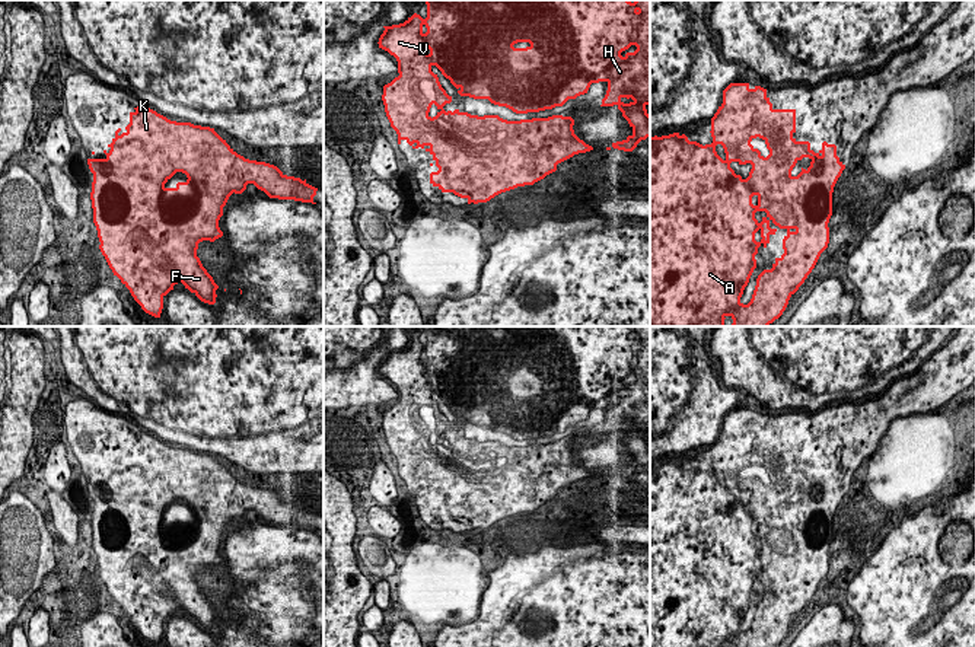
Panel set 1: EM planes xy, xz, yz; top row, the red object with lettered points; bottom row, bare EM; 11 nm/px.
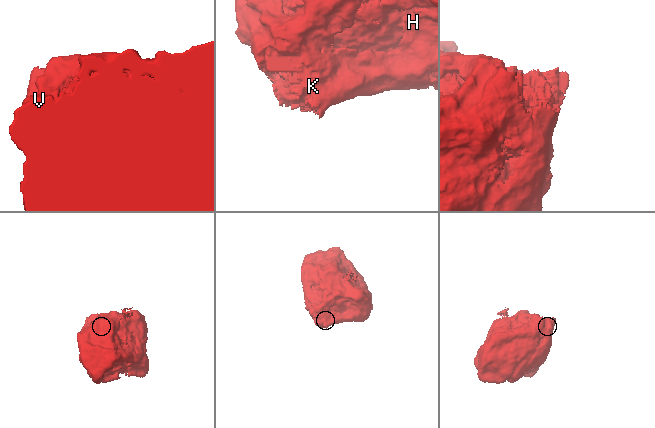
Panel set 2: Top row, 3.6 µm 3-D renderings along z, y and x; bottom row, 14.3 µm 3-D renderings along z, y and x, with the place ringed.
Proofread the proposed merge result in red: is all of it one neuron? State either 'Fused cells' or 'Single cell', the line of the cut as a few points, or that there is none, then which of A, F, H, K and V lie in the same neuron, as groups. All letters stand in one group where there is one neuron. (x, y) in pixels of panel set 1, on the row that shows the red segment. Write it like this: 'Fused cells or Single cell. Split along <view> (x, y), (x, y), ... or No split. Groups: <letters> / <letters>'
Single cell. No split. Groups: A F H K V

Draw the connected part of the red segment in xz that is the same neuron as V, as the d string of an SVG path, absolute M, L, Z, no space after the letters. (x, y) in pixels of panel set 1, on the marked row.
M424 0L427 4L427 17L423 19L420 15L414 13L404 23L383 26L385 31L379 38L379 48L388 51L398 61L398 73L391 83L383 86L382 101L385 105L386 117L391 127L398 134L398 144L405 140L412 149L424 149L433 156L434 165L439 168L437 172L430 173L430 184L437 187L442 192L453 192L461 198L466 198L468 204L487 203L496 195L514 189L517 187L533 185L535 182L544 179L547 175L557 170L557 165L573 157L579 153L586 153L593 150L592 146L580 140L573 130L574 119L571 117L552 115L548 118L532 118L520 121L507 121L498 115L471 115L468 112L461 112L459 109L445 111L443 106L452 102L452 96L446 93L442 87L437 74L431 71L436 66L442 74L450 80L450 83L458 89L461 96L469 96L474 99L488 99L491 103L498 106L506 106L516 114L539 112L545 109L552 109L555 106L563 106L568 99L576 99L580 95L587 93L592 83L606 82L608 90L602 99L600 106L614 106L622 112L622 117L628 121L633 128L633 134L622 141L612 143L606 150L618 149L624 152L633 152L641 140L650 137L650 115L646 106L650 105L650 0Z

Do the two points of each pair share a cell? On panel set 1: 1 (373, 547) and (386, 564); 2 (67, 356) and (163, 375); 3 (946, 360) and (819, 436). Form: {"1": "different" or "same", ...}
{"1": "same", "2": "same", "3": "same"}

